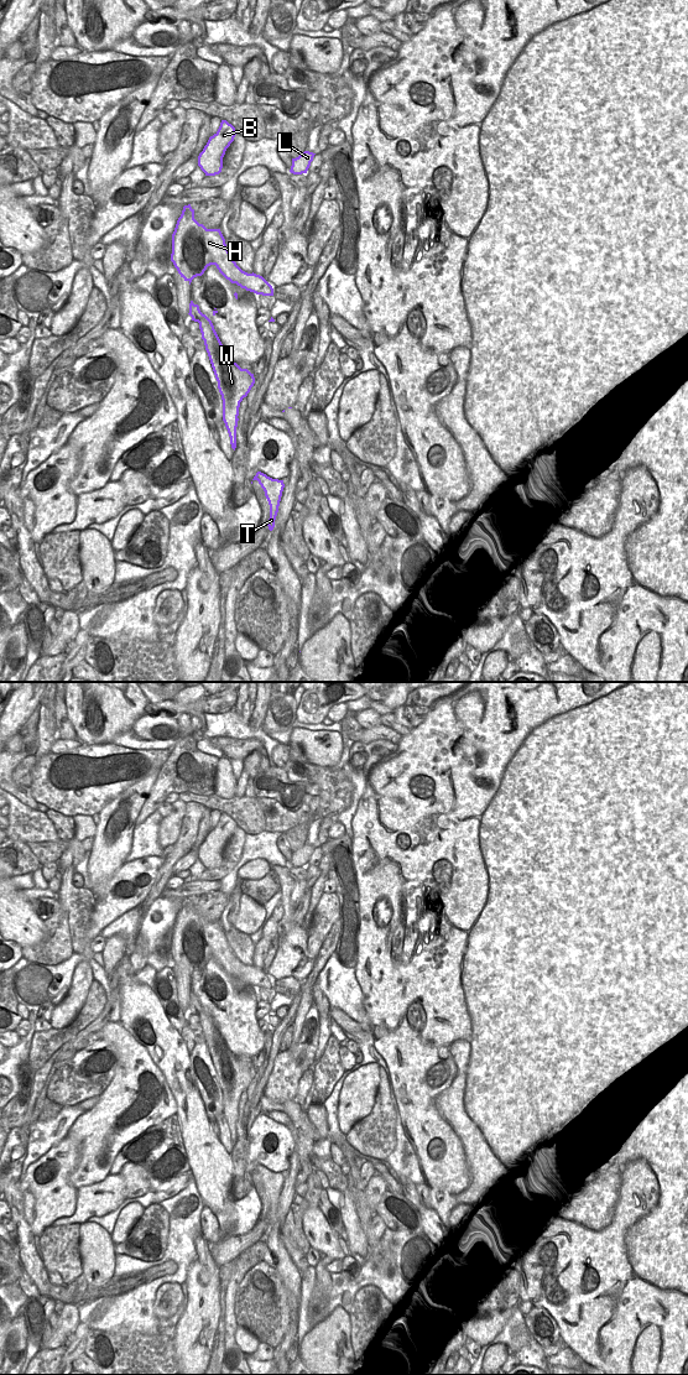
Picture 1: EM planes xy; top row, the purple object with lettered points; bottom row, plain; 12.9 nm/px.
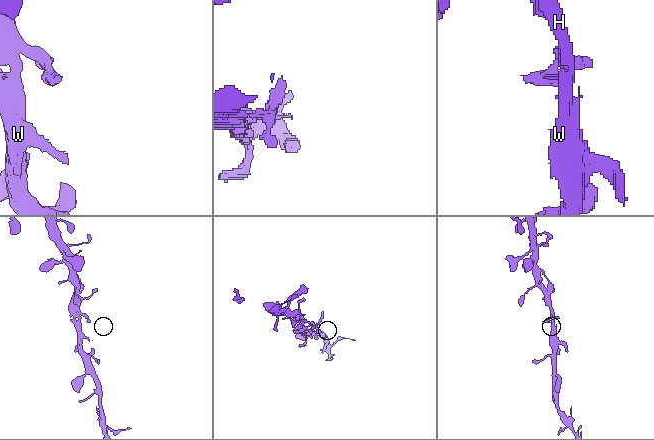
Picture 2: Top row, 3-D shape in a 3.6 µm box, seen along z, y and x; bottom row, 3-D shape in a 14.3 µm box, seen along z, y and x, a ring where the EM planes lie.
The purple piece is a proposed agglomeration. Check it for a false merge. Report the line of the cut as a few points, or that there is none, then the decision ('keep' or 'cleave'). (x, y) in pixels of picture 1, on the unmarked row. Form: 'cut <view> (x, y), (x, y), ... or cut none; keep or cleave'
cut none; keep

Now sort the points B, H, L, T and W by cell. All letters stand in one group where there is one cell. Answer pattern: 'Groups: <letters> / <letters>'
Groups: B H L T W

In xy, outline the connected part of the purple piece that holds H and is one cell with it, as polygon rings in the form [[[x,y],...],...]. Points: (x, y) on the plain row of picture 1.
[[[184,899],[172,927],[171,954],[188,974],[215,958],[231,976],[262,989],[273,989],[272,979],[260,968],[243,964],[230,948],[220,922],[207,922],[194,912],[194,902]]]

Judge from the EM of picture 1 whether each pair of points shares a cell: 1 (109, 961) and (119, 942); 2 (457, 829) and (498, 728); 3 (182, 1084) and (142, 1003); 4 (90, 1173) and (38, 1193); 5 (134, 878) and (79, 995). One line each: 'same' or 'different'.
1: same
2: same
3: same
4: different
5: same

